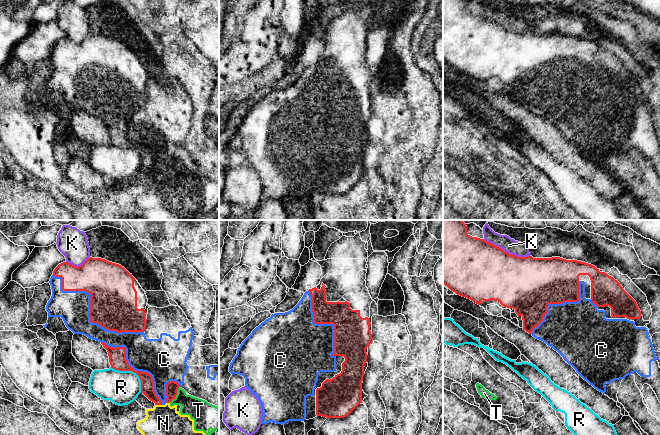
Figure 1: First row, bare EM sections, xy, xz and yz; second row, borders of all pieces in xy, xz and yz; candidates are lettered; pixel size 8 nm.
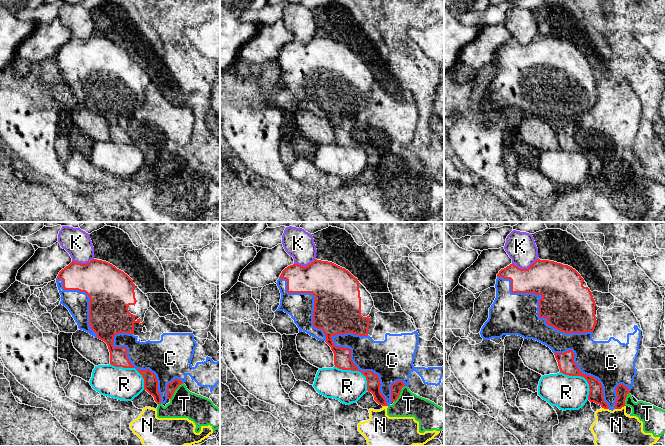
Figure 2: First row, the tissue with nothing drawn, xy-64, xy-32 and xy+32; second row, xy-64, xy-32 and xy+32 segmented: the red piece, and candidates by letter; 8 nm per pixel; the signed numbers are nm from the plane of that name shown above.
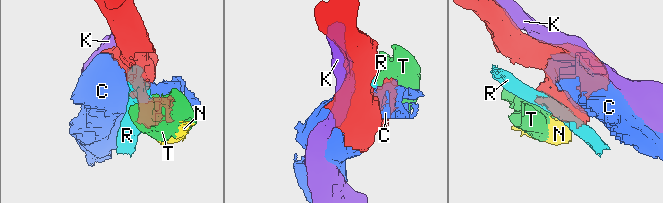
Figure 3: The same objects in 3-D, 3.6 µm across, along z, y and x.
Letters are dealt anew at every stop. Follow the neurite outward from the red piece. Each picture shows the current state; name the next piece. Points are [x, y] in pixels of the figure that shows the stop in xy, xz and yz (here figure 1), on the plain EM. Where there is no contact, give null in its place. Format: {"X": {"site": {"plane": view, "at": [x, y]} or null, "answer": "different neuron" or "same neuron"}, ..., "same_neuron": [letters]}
{"C": {"site": {"plane": "xy", "at": [90, 86]}, "answer": "same neuron"}, "K": {"site": {"plane": "yz", "at": [506, 28]}, "answer": "different neuron"}, "N": {"site": {"plane": "xy", "at": [158, 180]}, "answer": "different neuron"}, "R": {"site": {"plane": "xy", "at": [132, 147]}, "answer": "different neuron"}, "T": {"site": {"plane": "xy", "at": [176, 170]}, "answer": "different neuron"}, "same_neuron": ["C"]}

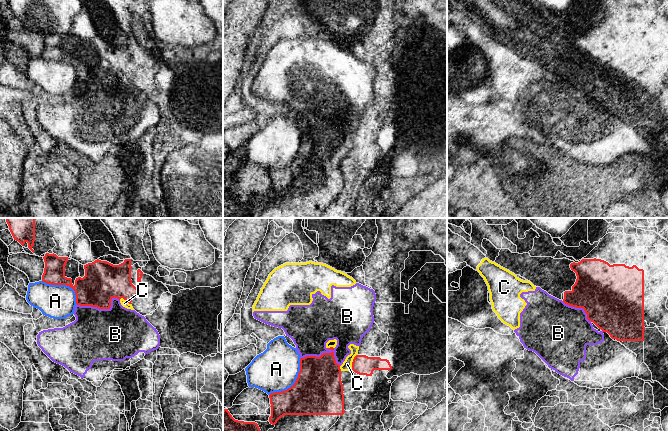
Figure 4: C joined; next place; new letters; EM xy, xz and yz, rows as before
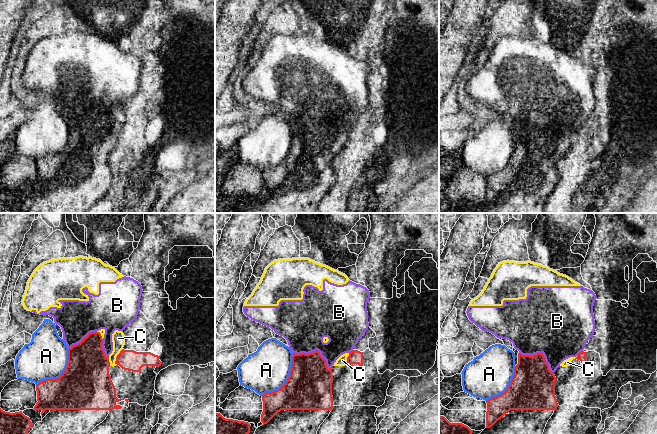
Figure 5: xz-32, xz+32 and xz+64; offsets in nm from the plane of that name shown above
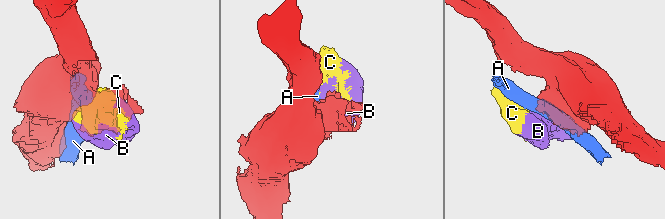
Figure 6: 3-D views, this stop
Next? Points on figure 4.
{"A": {"site": {"plane": "xz", "at": [294, 159]}, "answer": "different neuron"}, "B": {"site": {"plane": "xz", "at": [324, 129]}, "answer": "different neuron"}, "C": {"site": {"plane": "xz", "at": [352, 138]}, "answer": "different neuron"}, "same_neuron": []}

